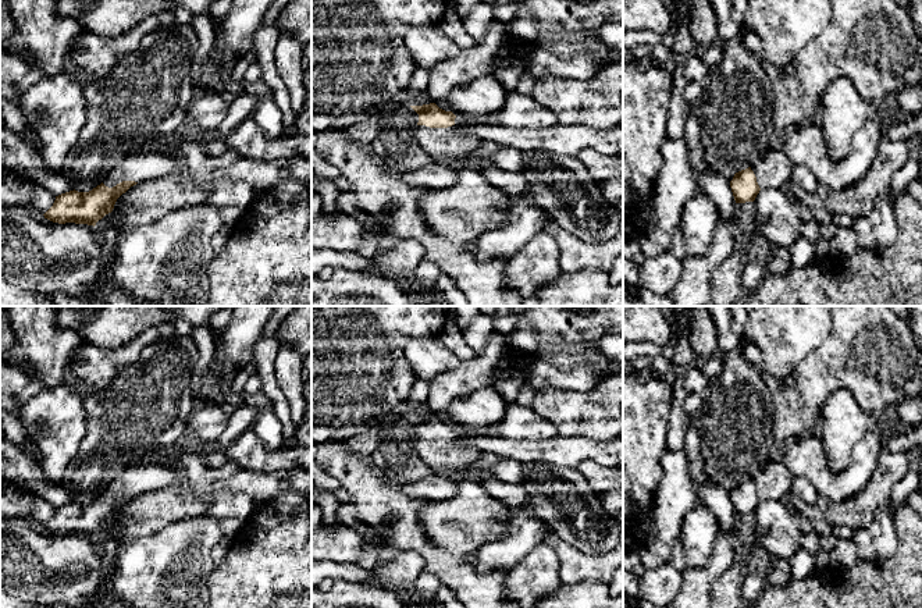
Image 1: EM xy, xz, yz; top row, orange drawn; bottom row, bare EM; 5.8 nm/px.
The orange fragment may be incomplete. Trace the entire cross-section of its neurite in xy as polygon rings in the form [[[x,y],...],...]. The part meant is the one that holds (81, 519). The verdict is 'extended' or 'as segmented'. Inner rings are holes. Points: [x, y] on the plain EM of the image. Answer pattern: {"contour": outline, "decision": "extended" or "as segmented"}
{"contour": [[[139,462],[122,470],[92,502],[74,501],[56,508],[53,518],[43,527],[58,536],[75,534],[95,538],[113,523],[117,511],[131,498],[146,491],[164,490],[179,479],[182,479],[179,466]]], "decision": "extended"}

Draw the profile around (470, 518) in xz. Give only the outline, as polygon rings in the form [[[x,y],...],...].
[[[467,476],[455,481],[451,498],[424,501],[420,527],[435,547],[449,554],[469,554],[501,538],[508,531],[510,516],[512,509]]]

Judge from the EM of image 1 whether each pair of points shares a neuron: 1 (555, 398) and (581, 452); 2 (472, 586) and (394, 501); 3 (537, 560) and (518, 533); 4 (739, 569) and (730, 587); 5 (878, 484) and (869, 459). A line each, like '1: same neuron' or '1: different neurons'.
1: different neurons
2: same neuron
3: different neurons
4: same neuron
5: different neurons

